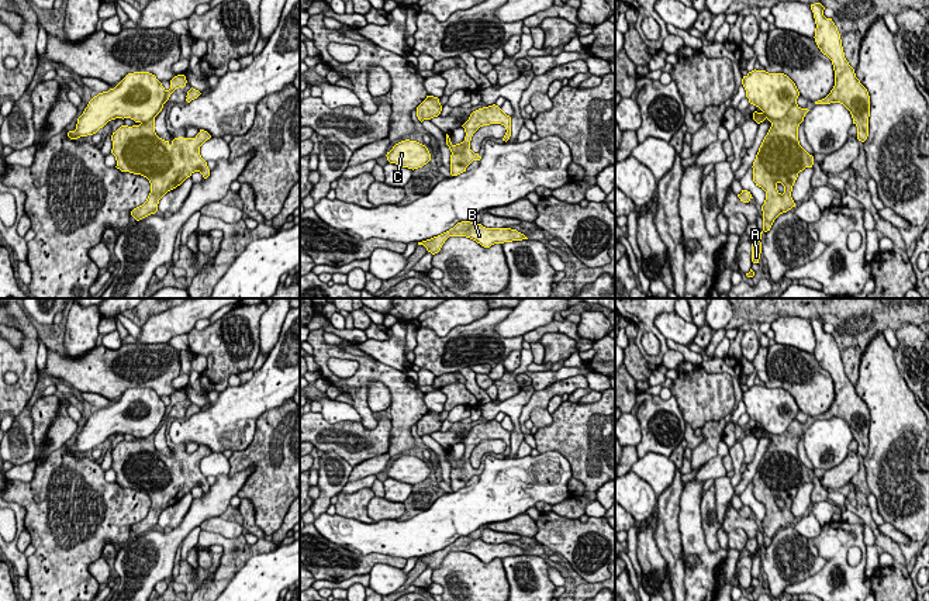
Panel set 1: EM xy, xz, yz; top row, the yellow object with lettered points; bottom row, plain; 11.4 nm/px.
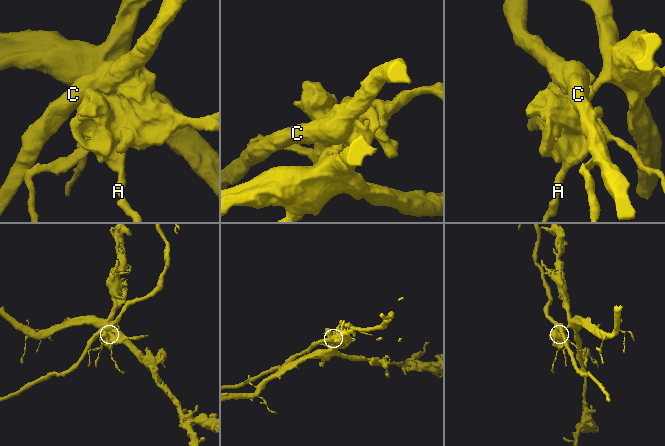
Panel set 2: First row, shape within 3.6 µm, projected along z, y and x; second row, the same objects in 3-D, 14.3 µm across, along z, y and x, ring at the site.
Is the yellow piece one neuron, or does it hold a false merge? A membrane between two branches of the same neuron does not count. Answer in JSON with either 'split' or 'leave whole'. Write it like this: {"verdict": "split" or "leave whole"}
{"verdict": "split"}

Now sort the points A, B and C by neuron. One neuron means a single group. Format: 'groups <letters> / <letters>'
groups A B / C

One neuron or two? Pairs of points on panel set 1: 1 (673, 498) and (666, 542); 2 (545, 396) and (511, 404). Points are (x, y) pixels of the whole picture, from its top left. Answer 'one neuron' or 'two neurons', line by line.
1: one neuron
2: two neurons

